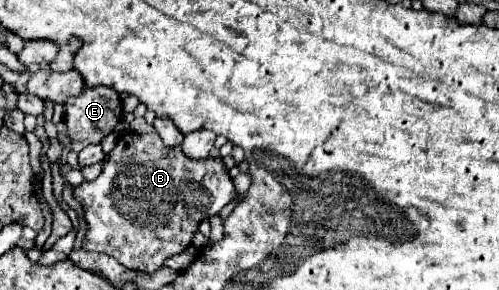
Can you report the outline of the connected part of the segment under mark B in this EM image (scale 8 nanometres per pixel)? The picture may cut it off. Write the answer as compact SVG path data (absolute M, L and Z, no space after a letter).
M127 133L119 137L101 175L95 181L85 181L75 187L73 197L85 207L87 233L83 249L111 255L127 269L141 273L155 273L167 257L187 251L203 219L219 215L219 211L233 201L241 201L221 159L207 157L205 161L193 161L181 147L165 147L157 133Z

